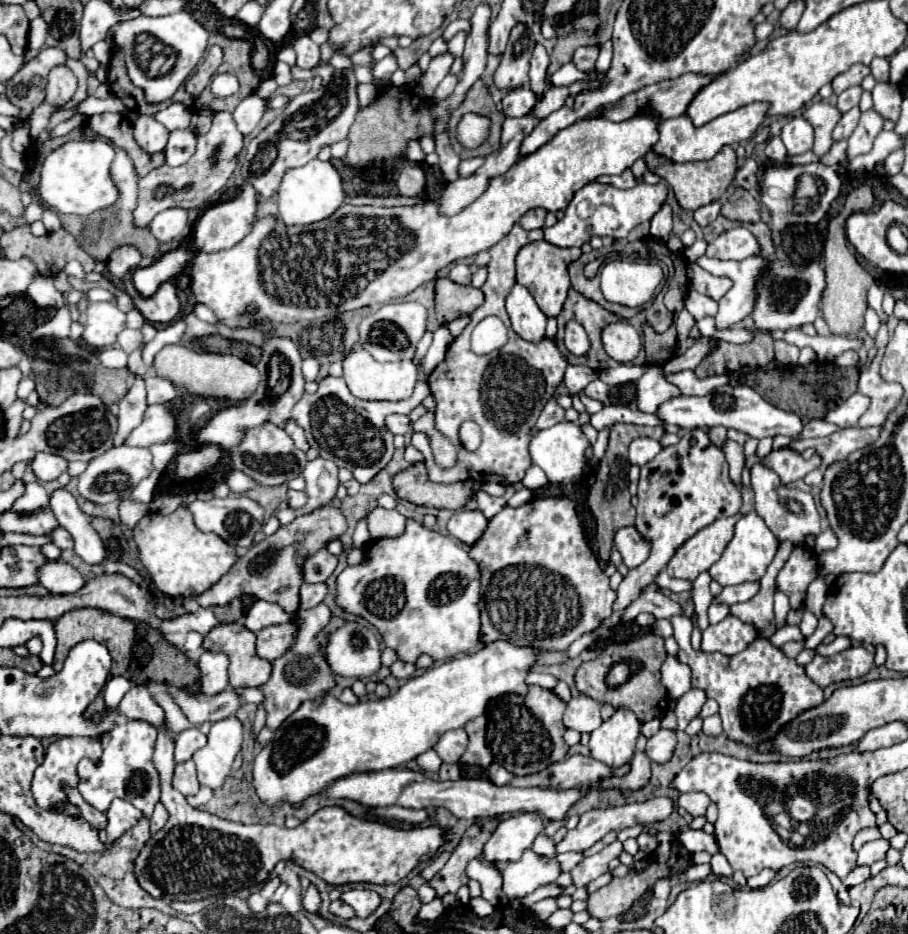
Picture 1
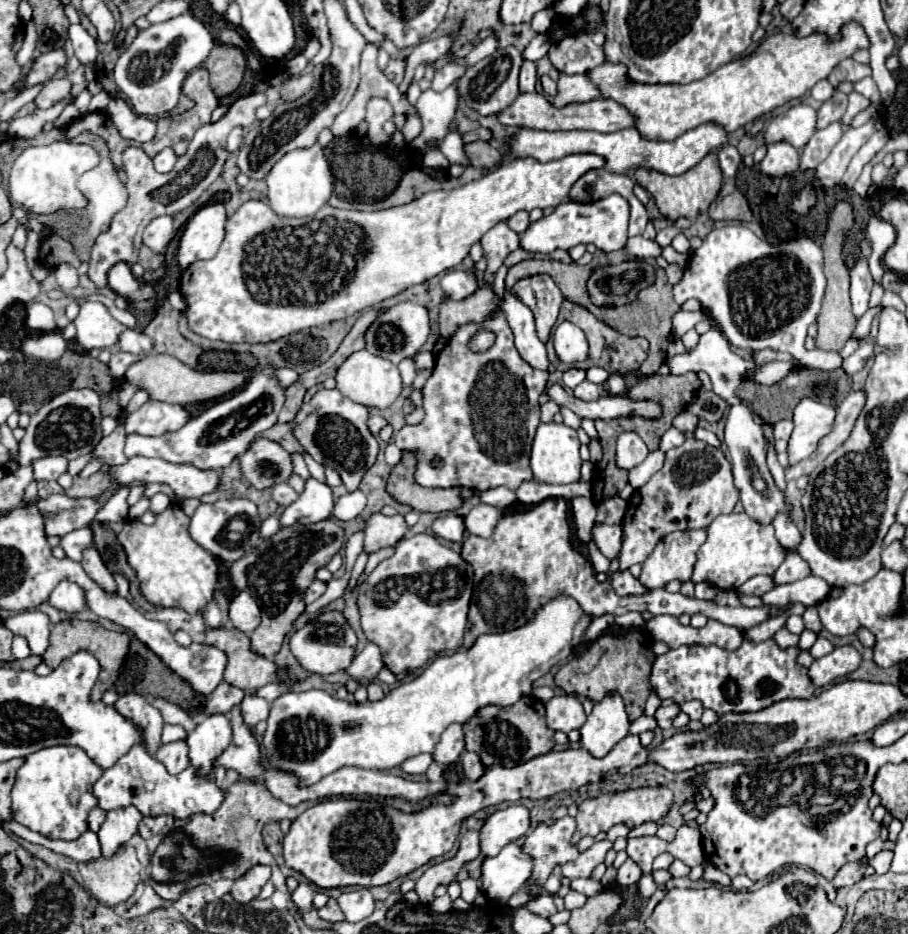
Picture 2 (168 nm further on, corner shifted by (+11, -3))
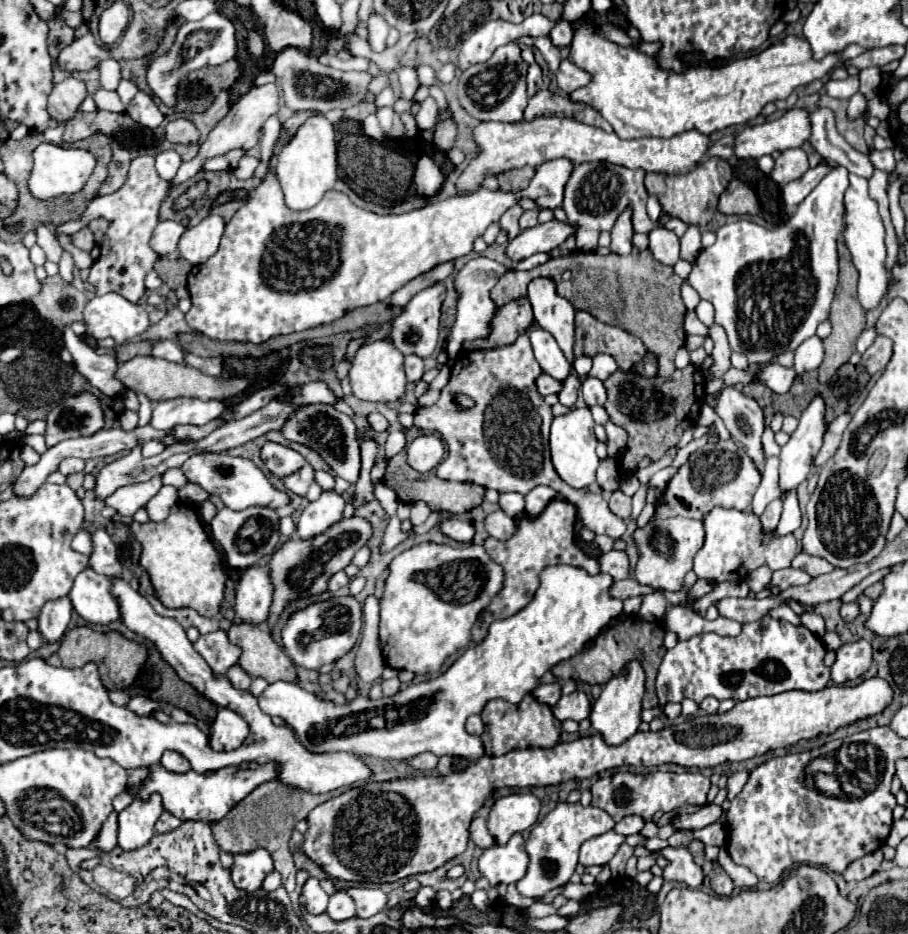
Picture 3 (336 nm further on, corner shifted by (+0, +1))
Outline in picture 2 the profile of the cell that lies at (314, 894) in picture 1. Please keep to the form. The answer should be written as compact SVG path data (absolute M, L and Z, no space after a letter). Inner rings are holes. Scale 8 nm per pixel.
M300 884L292 892L292 902L296 904L296 908L300 912L308 912L308 908L312 908L312 896L314 896L314 892L310 890L310 886L308 884Z

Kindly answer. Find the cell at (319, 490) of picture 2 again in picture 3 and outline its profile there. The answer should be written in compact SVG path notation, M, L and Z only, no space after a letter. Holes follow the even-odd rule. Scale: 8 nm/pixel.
M323 492L319 500L309 502L309 506L303 510L297 534L301 540L311 540L319 534L323 534L327 528L337 524L343 516L345 500L337 492Z

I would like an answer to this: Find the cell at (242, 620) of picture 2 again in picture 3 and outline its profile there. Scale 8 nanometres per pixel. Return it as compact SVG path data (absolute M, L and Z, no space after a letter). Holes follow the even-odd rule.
M261 566L247 568L235 588L235 614L249 624L263 624L269 616L273 584L269 570Z

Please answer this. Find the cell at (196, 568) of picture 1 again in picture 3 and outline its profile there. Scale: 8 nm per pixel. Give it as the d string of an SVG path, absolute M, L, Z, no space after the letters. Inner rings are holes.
M175 504L171 514L163 522L131 522L133 536L141 542L141 566L147 570L155 596L167 608L193 608L205 618L213 618L223 600L225 572L217 550L213 548L199 516L193 508Z

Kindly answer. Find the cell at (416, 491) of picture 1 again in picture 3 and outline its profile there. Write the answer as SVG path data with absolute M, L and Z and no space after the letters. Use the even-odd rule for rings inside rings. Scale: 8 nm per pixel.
M405 450L397 456L393 456L389 462L387 462L387 472L385 472L385 478L383 482L397 494L397 498L405 504L409 502L417 502L417 500L423 500L431 510L435 512L451 512L451 514L463 514L463 512L469 512L473 508L477 508L481 502L483 502L483 494L485 494L485 488L483 486L477 486L477 484L471 484L471 482L451 482L451 480L441 480L437 478L435 474L421 474L417 470L413 470L409 464L407 464L407 454Z

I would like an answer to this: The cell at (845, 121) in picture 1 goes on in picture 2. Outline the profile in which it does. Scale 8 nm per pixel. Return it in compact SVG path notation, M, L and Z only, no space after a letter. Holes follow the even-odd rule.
M832 122L830 126L816 130L816 134L806 144L806 148L800 156L800 168L802 170L816 168L828 156L828 152L834 148L834 144L840 140L840 136L842 136L842 124L840 122Z

